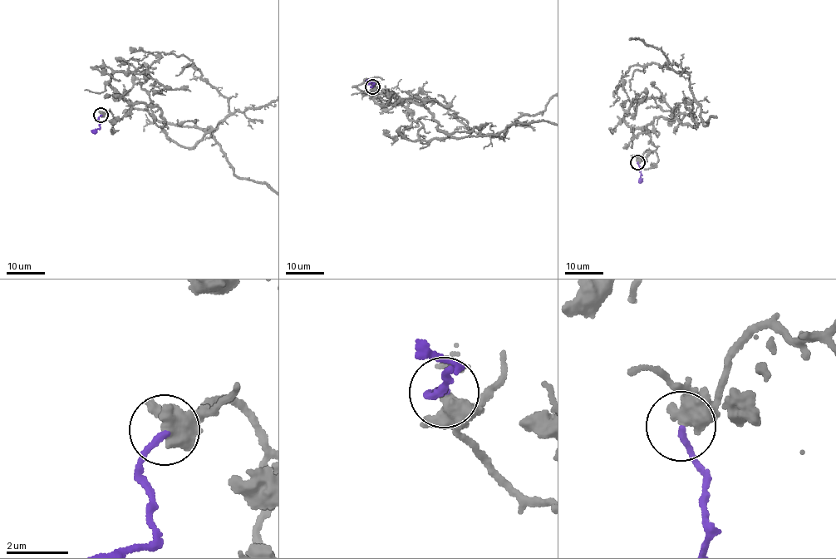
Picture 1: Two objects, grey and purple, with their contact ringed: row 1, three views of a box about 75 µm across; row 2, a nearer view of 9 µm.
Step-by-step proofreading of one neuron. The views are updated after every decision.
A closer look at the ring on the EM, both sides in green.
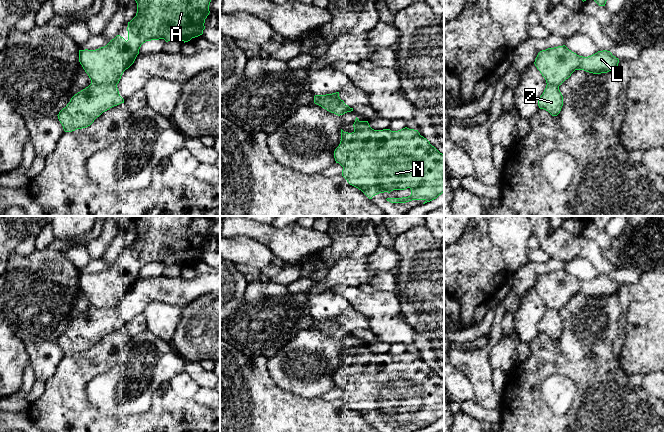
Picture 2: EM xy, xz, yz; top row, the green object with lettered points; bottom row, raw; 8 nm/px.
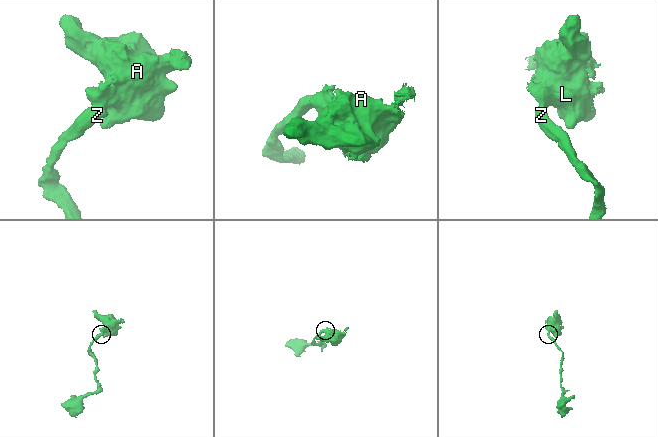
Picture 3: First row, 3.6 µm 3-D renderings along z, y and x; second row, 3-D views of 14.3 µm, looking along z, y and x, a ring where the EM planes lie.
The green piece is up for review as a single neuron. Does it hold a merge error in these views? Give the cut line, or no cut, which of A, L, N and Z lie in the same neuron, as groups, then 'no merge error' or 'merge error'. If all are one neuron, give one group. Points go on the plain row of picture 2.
cut in xy along (91, 306), (114, 307), (116, 309); A L N / Z; merge error

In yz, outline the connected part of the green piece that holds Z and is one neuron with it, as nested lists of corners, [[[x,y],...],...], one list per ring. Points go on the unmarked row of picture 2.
[[[547,308],[543,318],[538,324],[540,333],[548,335],[552,340],[557,340],[563,330],[563,320],[559,310]]]

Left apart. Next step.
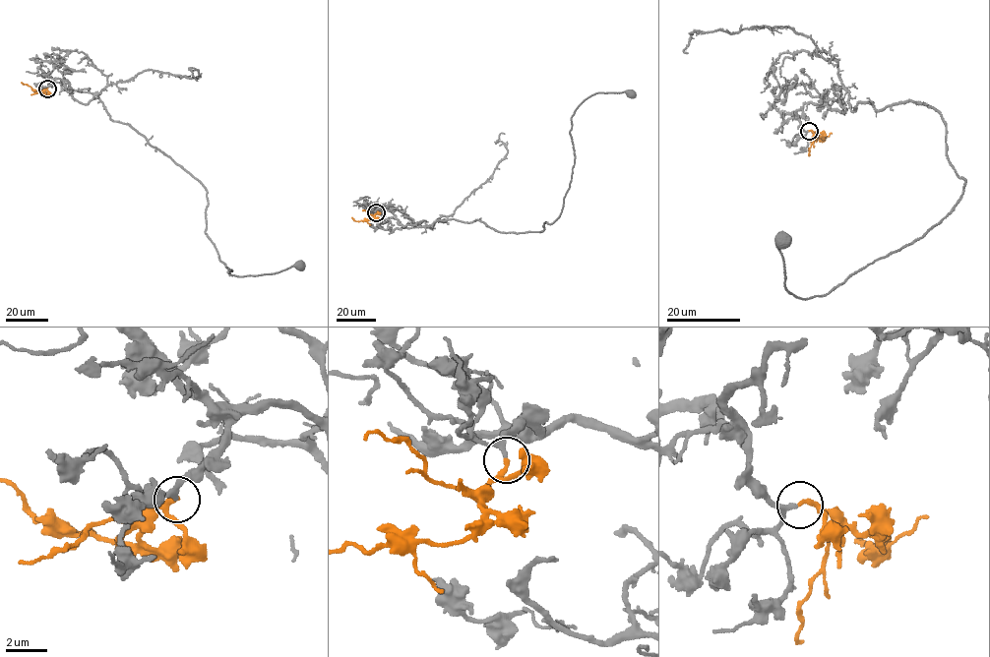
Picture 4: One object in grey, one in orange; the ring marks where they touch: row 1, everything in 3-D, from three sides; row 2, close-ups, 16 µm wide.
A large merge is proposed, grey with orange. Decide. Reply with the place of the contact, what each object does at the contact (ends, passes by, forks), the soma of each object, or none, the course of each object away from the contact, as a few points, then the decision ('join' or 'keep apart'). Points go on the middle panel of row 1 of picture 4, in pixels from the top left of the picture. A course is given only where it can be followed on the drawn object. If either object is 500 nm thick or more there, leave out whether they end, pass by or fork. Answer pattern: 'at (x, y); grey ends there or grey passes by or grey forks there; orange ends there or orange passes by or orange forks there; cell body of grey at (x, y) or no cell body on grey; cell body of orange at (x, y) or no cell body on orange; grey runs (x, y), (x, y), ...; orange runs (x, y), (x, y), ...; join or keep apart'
at (376, 212); grey passes by; orange ends there; cell body of grey at (630, 93); no cell body on orange; grey runs (376, 212), (403, 225), (543, 231), (571, 181), (575, 109), (596, 93), (631, 92); orange runs (376, 212), (372, 220), (354, 220), (351, 217); join

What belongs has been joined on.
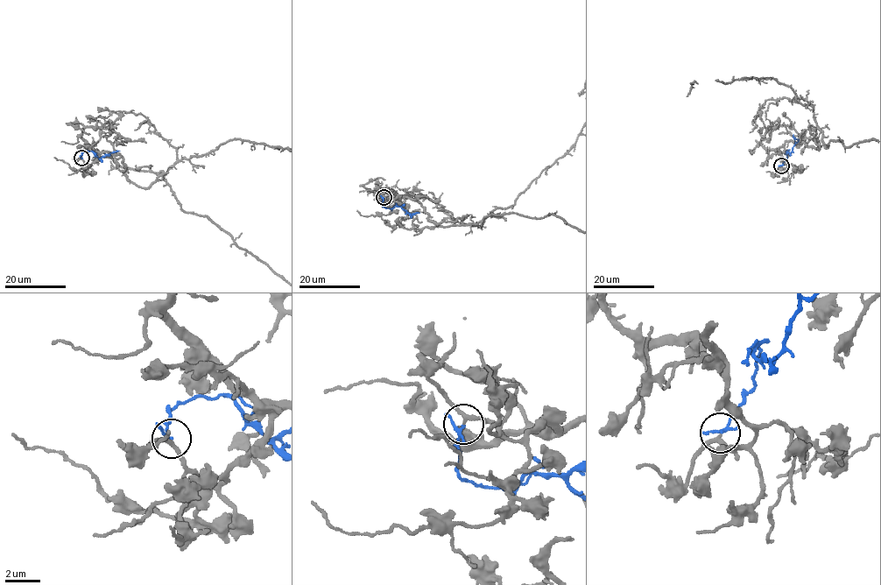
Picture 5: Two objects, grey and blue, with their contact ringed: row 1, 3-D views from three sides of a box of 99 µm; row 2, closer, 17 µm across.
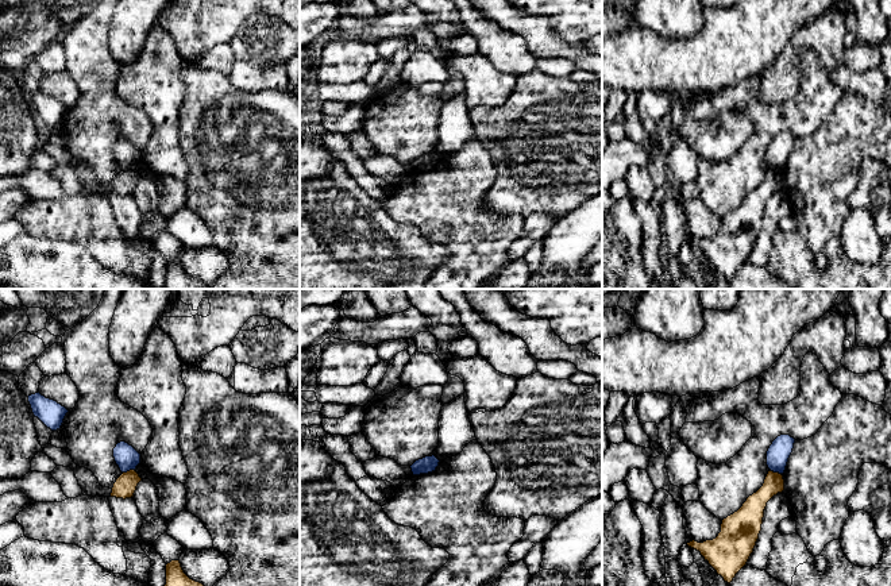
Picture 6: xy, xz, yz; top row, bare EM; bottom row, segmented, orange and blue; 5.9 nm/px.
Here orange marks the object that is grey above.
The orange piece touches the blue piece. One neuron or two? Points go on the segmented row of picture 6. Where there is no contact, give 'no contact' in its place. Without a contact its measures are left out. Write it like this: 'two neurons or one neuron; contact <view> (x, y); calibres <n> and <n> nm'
two neurons; contact xy (130, 470); calibres 130 and 150 nm

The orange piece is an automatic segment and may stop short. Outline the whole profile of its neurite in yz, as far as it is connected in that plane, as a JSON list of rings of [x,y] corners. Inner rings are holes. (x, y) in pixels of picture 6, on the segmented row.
[[[770,470],[763,486],[737,512],[722,520],[716,539],[703,543],[693,540],[687,545],[699,551],[717,574],[730,583],[753,552],[767,502],[783,490],[783,475]]]

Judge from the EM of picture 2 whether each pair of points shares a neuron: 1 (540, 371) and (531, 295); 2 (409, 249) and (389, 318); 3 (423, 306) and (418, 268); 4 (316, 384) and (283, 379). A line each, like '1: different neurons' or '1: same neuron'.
1: different neurons
2: different neurons
3: same neuron
4: same neuron

